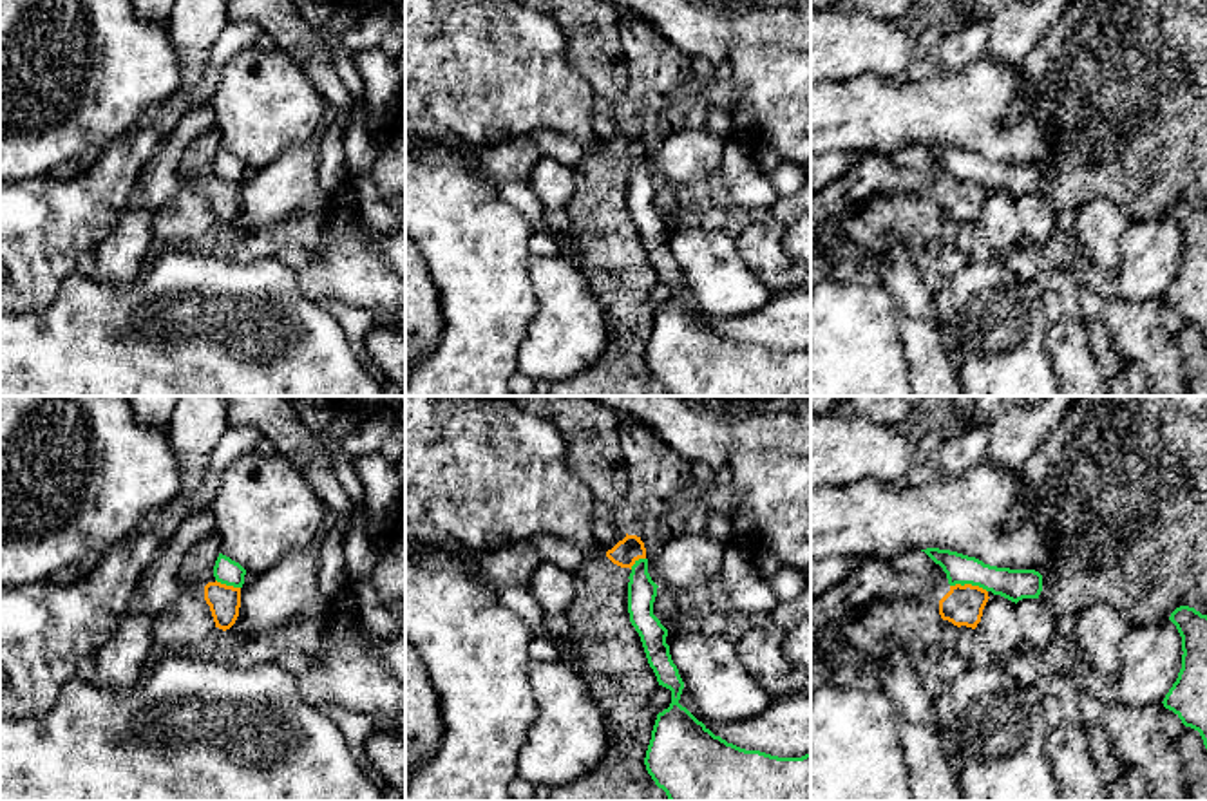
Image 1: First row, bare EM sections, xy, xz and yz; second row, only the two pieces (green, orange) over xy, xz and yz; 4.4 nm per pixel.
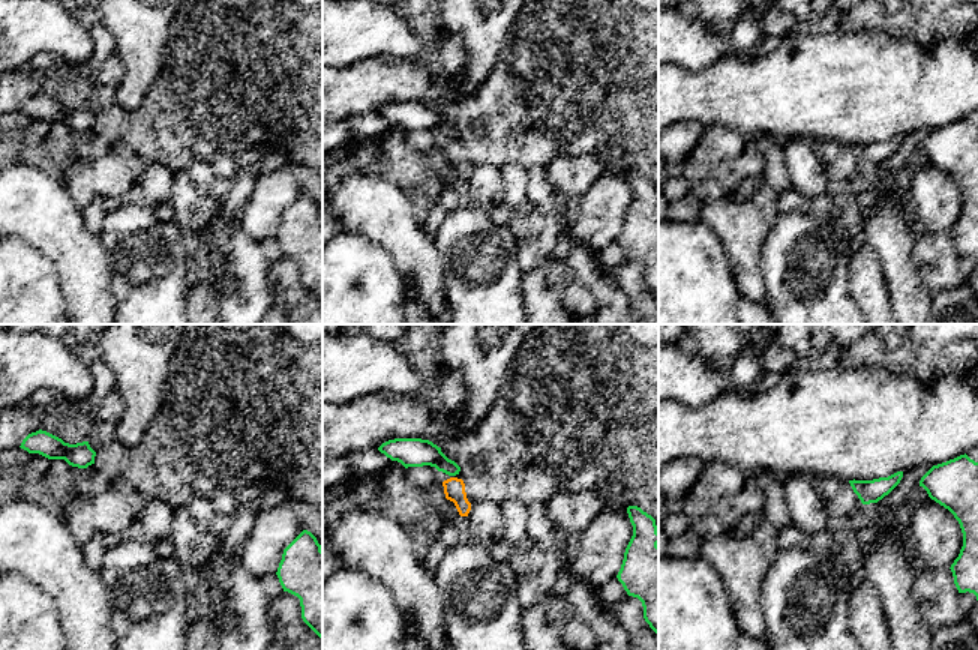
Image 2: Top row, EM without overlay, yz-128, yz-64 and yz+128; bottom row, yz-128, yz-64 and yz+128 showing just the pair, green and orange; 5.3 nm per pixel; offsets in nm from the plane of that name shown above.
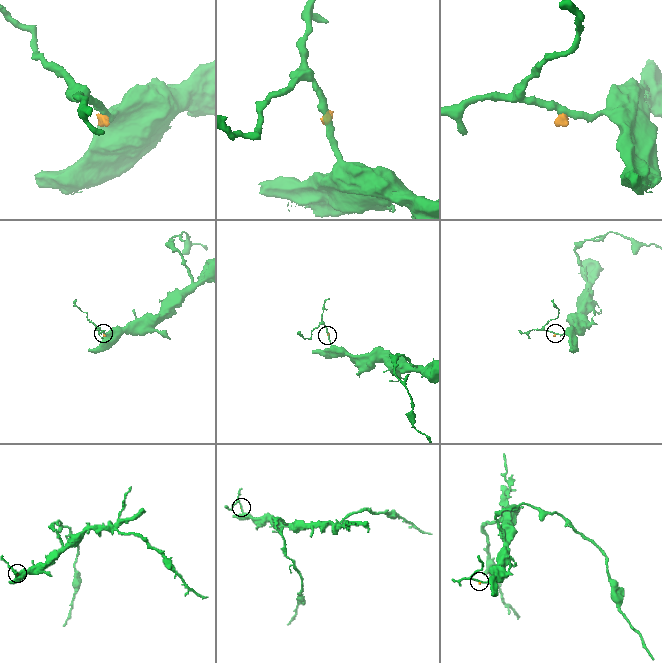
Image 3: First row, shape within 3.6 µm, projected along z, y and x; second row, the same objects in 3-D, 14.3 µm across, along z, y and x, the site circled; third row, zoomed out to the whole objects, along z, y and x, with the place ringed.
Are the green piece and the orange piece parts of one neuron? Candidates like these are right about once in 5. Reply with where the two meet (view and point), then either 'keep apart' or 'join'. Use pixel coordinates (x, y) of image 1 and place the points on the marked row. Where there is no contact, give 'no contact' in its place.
yz (969, 583) | keep apart

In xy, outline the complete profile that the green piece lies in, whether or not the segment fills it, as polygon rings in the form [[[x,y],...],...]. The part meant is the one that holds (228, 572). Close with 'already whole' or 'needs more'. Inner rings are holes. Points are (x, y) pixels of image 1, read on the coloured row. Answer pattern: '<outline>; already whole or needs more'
[[[219,553],[215,566],[214,566],[214,577],[217,582],[233,586],[233,588],[242,588],[244,575],[246,575],[246,570],[239,562]]]; already whole

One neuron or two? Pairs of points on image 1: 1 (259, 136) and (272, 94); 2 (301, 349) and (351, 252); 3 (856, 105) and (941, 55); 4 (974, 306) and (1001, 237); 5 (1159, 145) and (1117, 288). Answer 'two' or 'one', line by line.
1: one
2: two
3: two
4: two
5: two

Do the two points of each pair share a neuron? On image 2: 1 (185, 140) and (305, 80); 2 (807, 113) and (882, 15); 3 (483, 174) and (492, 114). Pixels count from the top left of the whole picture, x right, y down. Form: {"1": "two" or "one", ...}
{"1": "one", "2": "two", "3": "two"}

